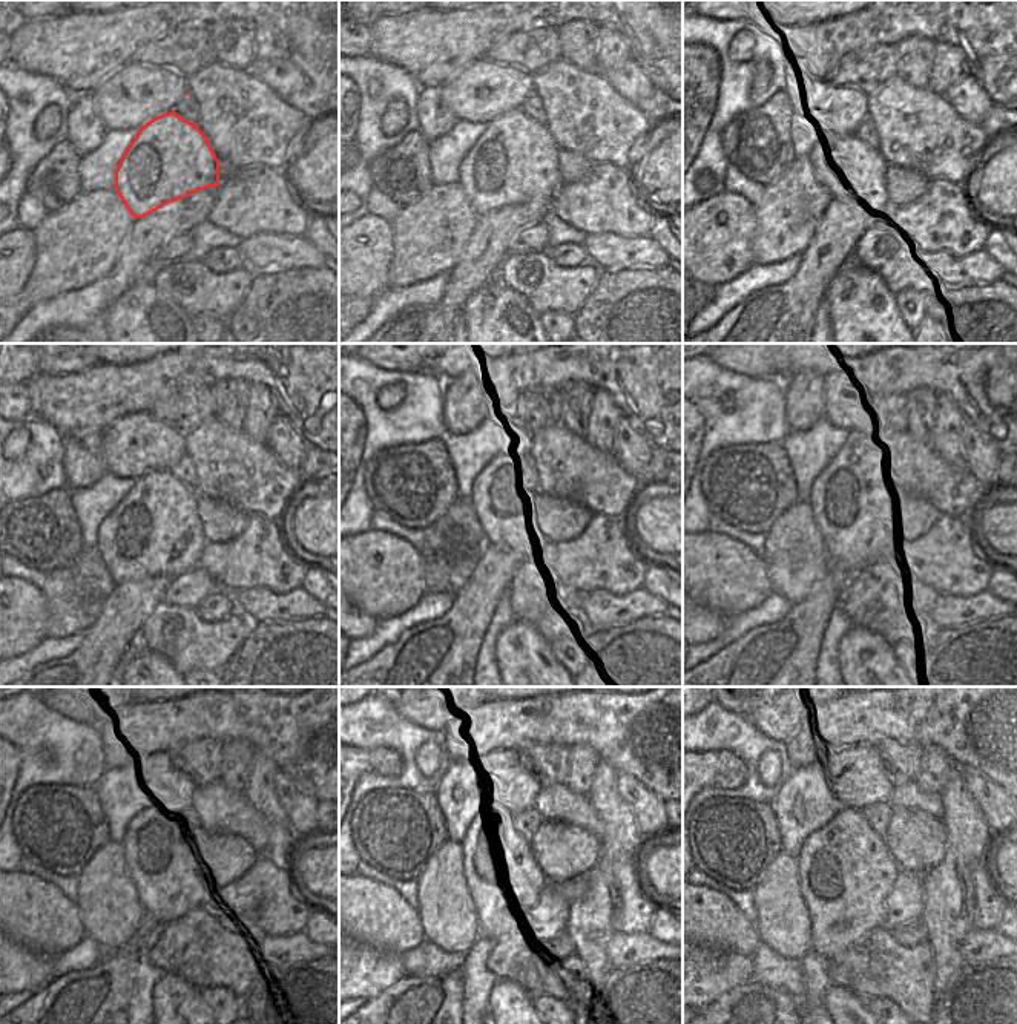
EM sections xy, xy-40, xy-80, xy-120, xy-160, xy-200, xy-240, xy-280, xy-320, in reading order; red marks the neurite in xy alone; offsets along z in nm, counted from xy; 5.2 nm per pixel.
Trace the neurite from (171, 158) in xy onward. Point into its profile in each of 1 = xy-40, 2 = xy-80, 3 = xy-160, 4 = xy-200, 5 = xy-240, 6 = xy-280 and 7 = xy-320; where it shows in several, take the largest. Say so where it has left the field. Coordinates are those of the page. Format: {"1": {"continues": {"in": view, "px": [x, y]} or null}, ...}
{"1": {"continues": {"in": "xy-40", "px": [514, 161]}}, "2": {"continues": {"in": "xy-80", "px": [845, 169]}}, "3": {"continues": {"in": "xy-160", "px": [505, 498]}}, "4": {"continues": {"in": "xy-200", "px": [849, 505]}}, "5": {"continues": {"in": "xy-240", "px": [161, 846]}}, "6": {"continues": {"in": "xy-280", "px": [502, 874]}}, "7": {"continues": {"in": "xy-320", "px": [845, 873]}}}

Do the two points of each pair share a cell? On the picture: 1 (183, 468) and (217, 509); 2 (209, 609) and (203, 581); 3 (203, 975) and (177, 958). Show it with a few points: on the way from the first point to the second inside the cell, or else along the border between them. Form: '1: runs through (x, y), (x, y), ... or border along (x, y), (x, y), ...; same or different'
1: border along (197, 497), (197, 515), (203, 534); different
2: border along (227, 590), (212, 592), (192, 612), (190, 620); different
3: runs through (197, 969), (183, 958); same

